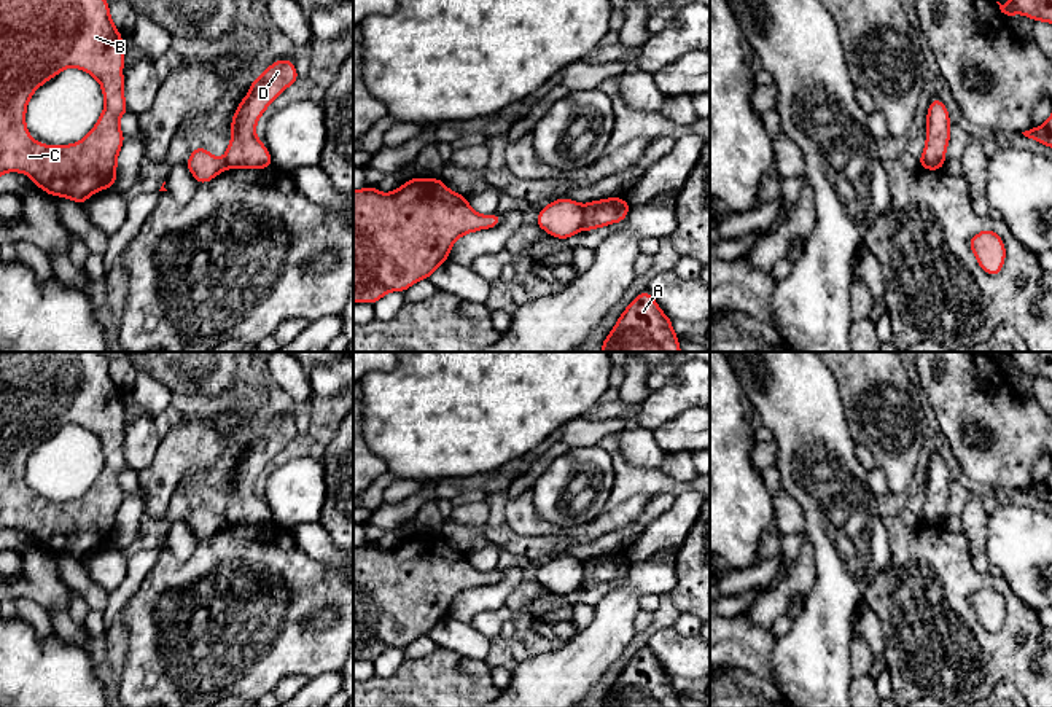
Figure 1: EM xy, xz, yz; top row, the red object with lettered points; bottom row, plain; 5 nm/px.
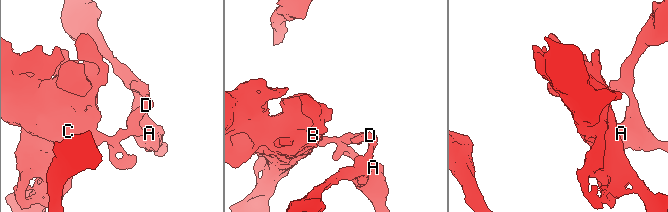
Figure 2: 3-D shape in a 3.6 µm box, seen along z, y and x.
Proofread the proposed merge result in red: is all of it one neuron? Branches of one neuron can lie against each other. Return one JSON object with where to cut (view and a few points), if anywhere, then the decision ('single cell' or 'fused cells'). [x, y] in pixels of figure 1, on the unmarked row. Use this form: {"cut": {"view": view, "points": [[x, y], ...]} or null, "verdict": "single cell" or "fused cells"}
{"cut": {"view": "xz", "points": [[581, 562], [583, 585]]}, "verdict": "fused cells"}

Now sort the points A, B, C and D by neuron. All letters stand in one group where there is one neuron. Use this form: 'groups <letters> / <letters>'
groups A D / B C

